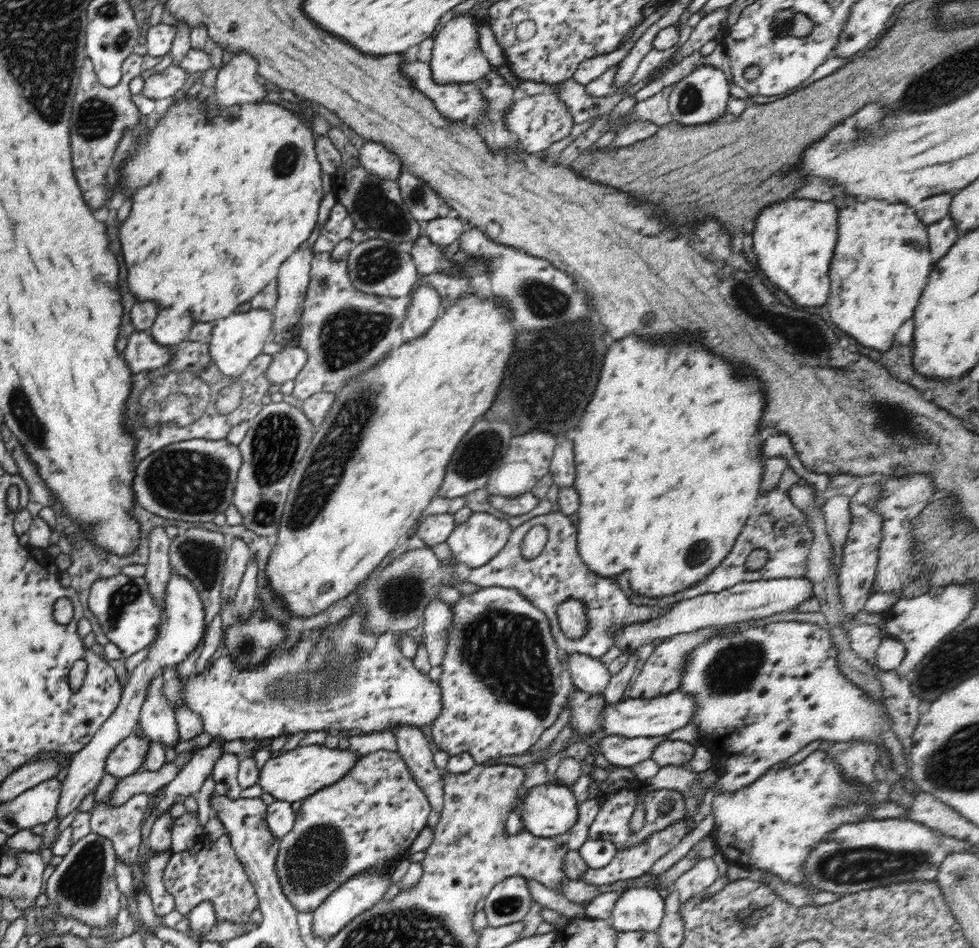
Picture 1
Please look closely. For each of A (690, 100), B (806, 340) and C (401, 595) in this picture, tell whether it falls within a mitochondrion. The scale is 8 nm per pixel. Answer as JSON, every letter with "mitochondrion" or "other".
{"A":"mitochondrion","B":"mitochondrion","C":"mitochondrion"}

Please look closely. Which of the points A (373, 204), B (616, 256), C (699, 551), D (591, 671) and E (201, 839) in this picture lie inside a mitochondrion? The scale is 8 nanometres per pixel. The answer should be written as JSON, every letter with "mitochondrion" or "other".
{"A":"mitochondrion","B":"other","C":"mitochondrion","D":"other","E":"other"}

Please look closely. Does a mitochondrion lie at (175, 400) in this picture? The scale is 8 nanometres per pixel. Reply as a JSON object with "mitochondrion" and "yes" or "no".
{"mitochondrion":"yes"}

